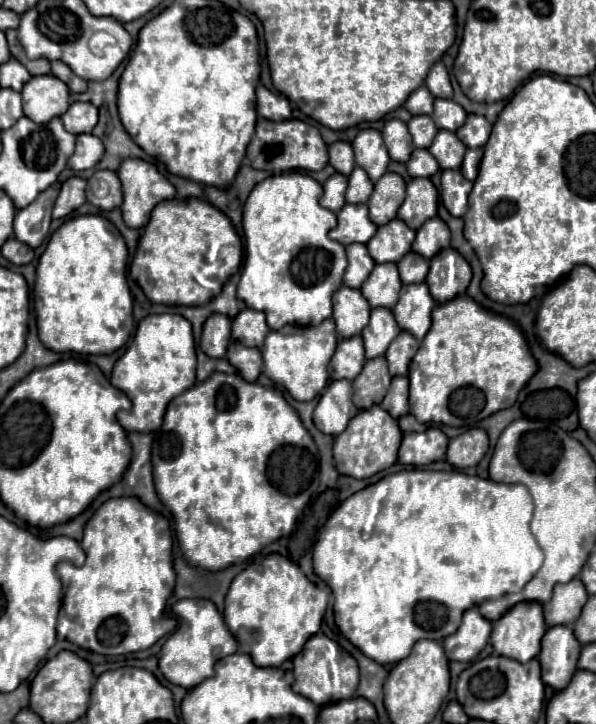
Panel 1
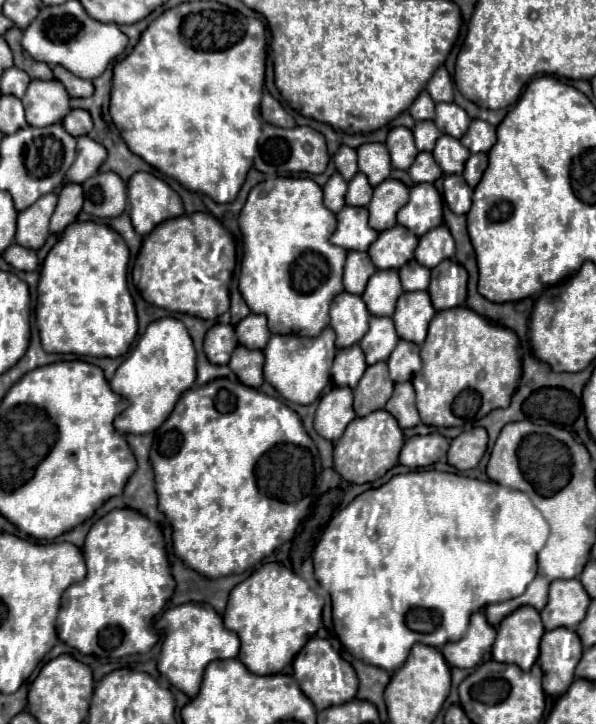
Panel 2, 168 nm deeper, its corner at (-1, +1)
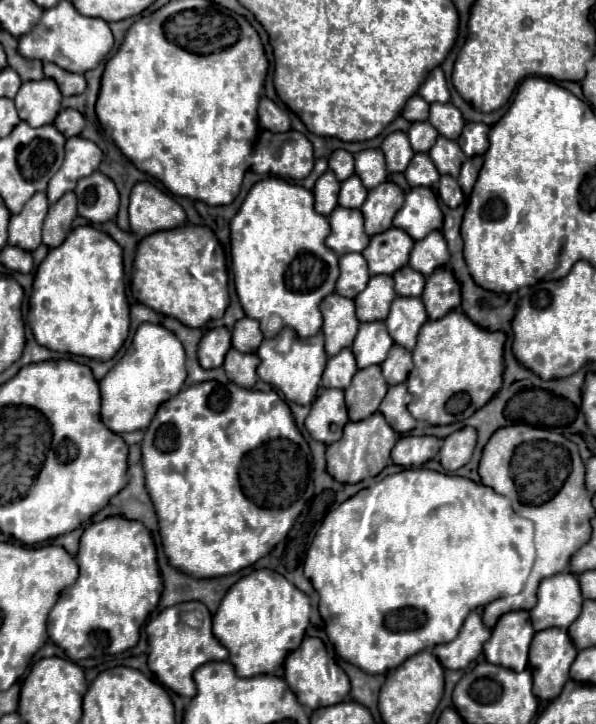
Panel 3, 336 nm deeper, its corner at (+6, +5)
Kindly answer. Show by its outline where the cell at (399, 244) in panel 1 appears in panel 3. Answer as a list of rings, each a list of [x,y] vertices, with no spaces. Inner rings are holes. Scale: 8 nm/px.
[[[389,228],[377,236],[371,236],[369,248],[361,252],[369,264],[371,274],[393,274],[407,264],[413,238],[401,228]]]

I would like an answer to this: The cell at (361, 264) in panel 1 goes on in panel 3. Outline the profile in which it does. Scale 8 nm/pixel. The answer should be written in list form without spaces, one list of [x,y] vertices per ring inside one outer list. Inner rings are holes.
[[[351,252],[349,256],[339,258],[339,266],[341,266],[341,276],[337,280],[337,292],[345,298],[355,298],[369,280],[365,258],[357,252]]]

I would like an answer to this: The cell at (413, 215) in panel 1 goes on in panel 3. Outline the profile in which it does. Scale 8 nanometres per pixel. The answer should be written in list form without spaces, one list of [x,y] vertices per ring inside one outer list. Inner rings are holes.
[[[411,188],[405,194],[405,204],[397,210],[393,226],[405,228],[413,240],[425,238],[433,230],[441,230],[443,214],[437,196],[431,188]]]

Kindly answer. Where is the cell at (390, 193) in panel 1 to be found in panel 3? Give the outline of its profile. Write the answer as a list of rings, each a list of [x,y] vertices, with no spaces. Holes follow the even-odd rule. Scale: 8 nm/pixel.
[[[385,182],[377,188],[371,188],[365,204],[361,206],[361,212],[365,216],[365,232],[369,236],[385,232],[391,226],[395,212],[401,208],[403,198],[405,192],[393,182]]]

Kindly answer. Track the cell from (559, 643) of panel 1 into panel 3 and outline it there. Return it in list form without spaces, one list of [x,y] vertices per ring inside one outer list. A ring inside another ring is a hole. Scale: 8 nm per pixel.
[[[547,628],[545,632],[537,632],[533,636],[531,642],[531,650],[529,650],[529,666],[531,666],[531,674],[533,674],[533,694],[541,700],[553,700],[565,680],[569,680],[569,666],[577,656],[577,648],[573,648],[573,640],[569,640],[567,630],[563,628]]]

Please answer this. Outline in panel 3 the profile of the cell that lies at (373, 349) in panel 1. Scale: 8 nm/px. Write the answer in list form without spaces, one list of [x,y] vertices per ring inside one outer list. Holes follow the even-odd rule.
[[[363,322],[353,342],[353,354],[357,358],[357,368],[367,368],[381,364],[393,346],[393,340],[383,322]]]

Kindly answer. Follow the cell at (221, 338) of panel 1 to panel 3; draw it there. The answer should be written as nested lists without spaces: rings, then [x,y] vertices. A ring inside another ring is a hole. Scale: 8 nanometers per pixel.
[[[225,326],[205,332],[199,344],[199,364],[203,368],[221,366],[229,348],[231,348],[231,332]]]

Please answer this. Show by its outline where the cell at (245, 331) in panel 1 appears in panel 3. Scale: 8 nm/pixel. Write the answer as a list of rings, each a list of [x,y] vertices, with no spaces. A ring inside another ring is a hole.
[[[241,318],[233,328],[233,348],[239,352],[257,352],[259,344],[263,342],[263,332],[253,318]]]

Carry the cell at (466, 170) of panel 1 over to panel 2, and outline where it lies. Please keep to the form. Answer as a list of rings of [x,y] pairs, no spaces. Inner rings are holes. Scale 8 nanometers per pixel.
[[[482,152],[482,154],[472,154],[468,164],[466,164],[466,170],[464,170],[464,180],[468,180],[468,186],[476,186],[484,174],[488,166],[488,156]]]

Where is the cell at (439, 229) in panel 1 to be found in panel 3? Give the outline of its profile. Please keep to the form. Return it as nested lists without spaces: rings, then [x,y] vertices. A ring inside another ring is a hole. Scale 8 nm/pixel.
[[[431,232],[425,236],[425,240],[417,240],[413,246],[413,252],[409,256],[409,266],[423,276],[429,276],[435,268],[449,262],[449,250],[447,242],[441,236],[441,232]]]

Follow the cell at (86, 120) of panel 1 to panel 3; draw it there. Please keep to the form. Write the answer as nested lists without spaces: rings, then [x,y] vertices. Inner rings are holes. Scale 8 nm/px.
[[[65,108],[57,114],[57,120],[53,122],[57,126],[57,130],[65,136],[65,138],[71,138],[71,136],[79,136],[81,130],[85,128],[85,118],[81,116],[81,112],[73,110],[73,108]]]

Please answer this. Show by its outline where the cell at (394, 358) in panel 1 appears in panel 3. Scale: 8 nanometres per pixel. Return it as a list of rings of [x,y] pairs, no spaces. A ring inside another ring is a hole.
[[[393,344],[393,348],[389,350],[387,360],[381,364],[383,376],[387,380],[389,386],[401,384],[407,380],[409,372],[413,368],[413,360],[411,360],[411,352],[407,348],[401,348],[399,344]]]

